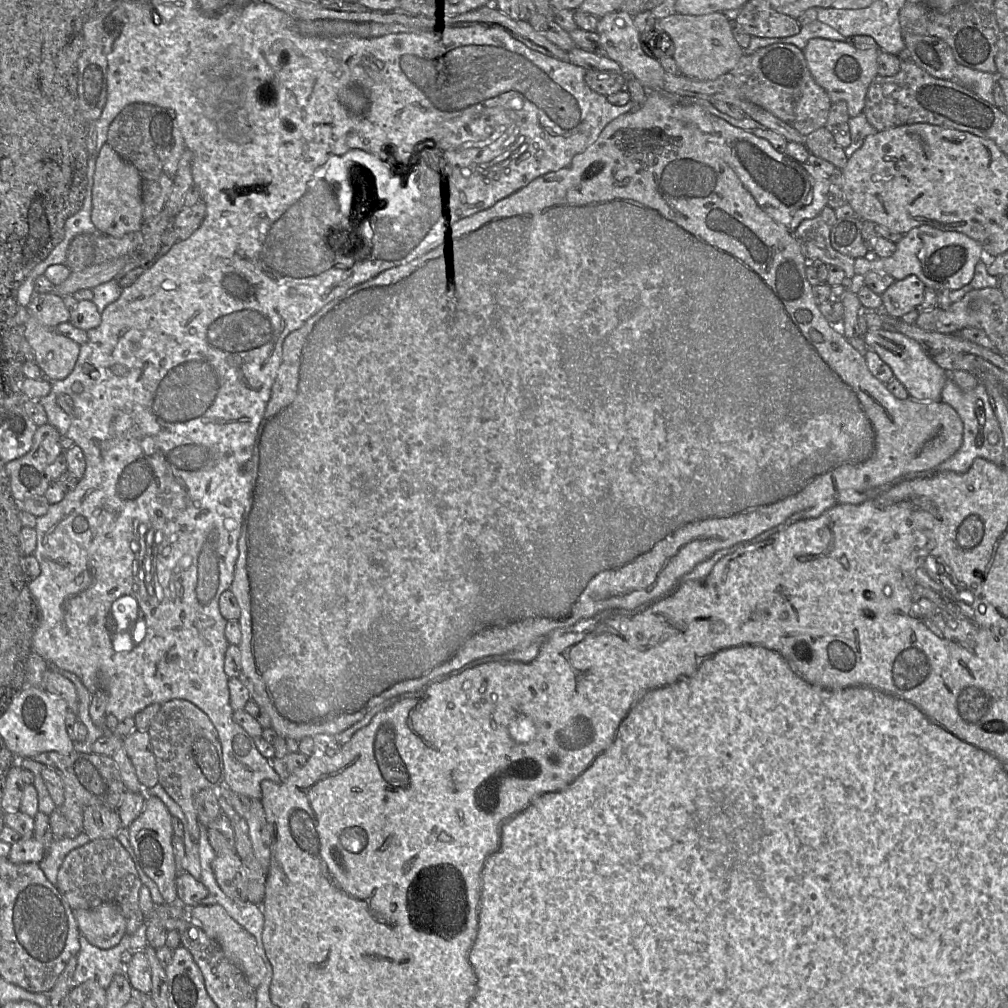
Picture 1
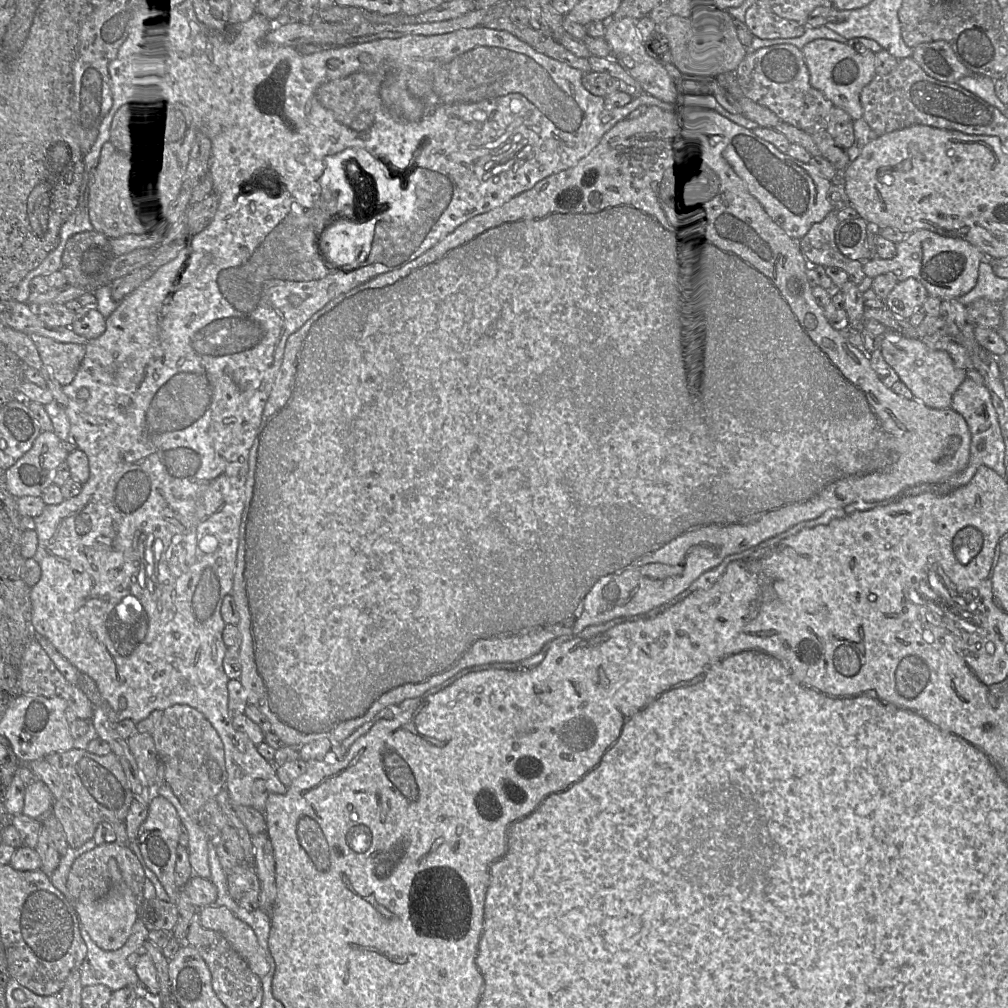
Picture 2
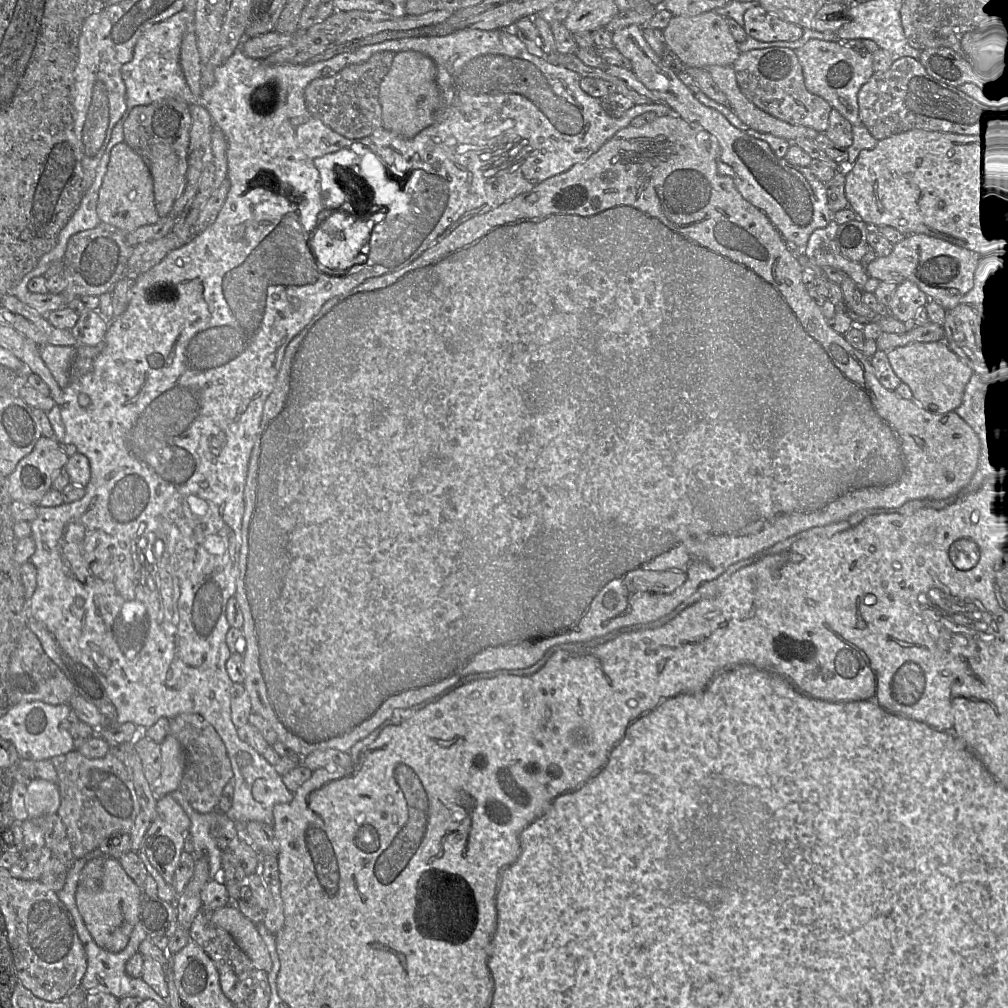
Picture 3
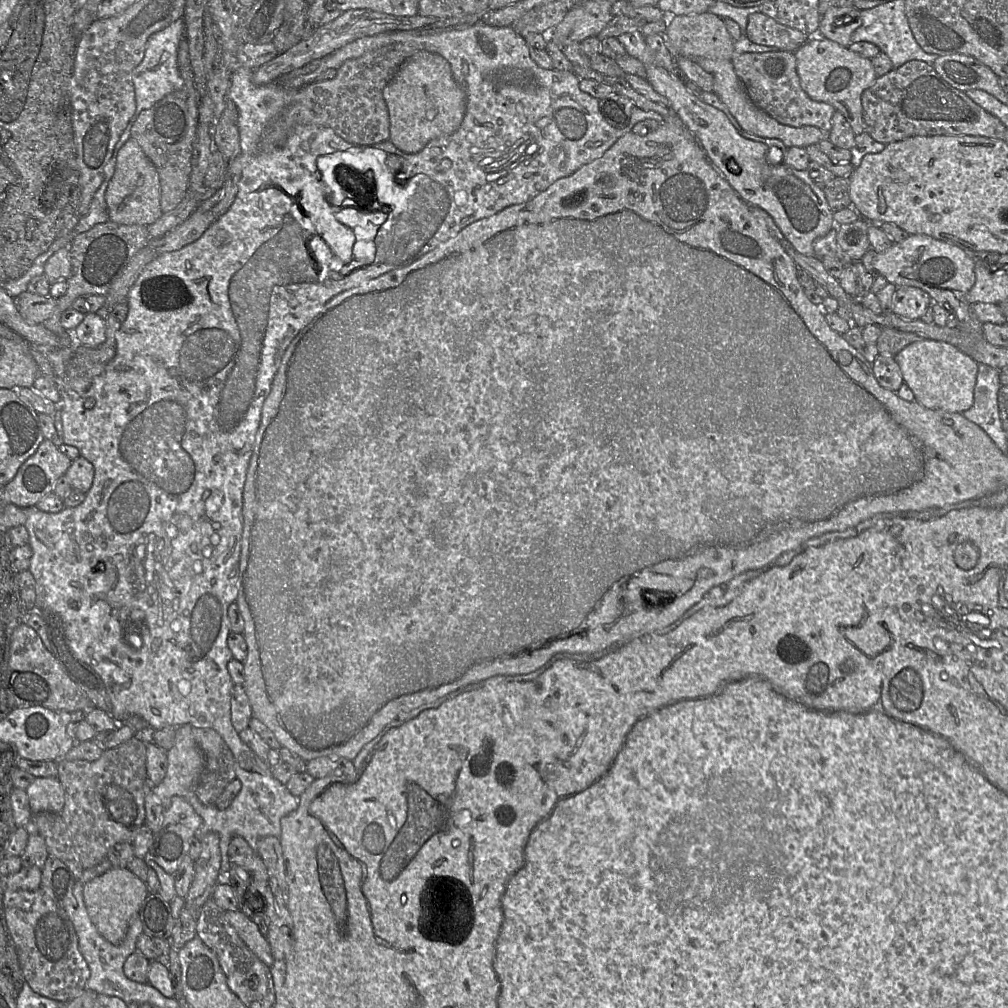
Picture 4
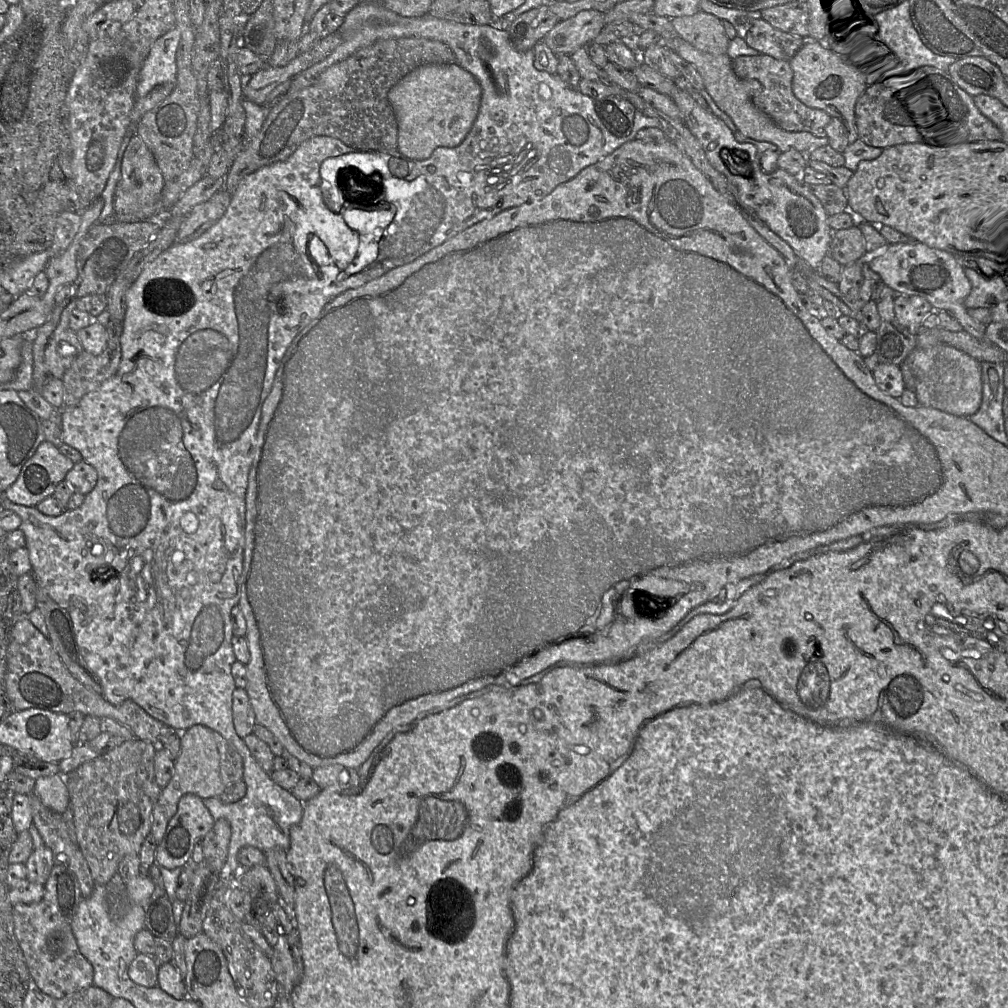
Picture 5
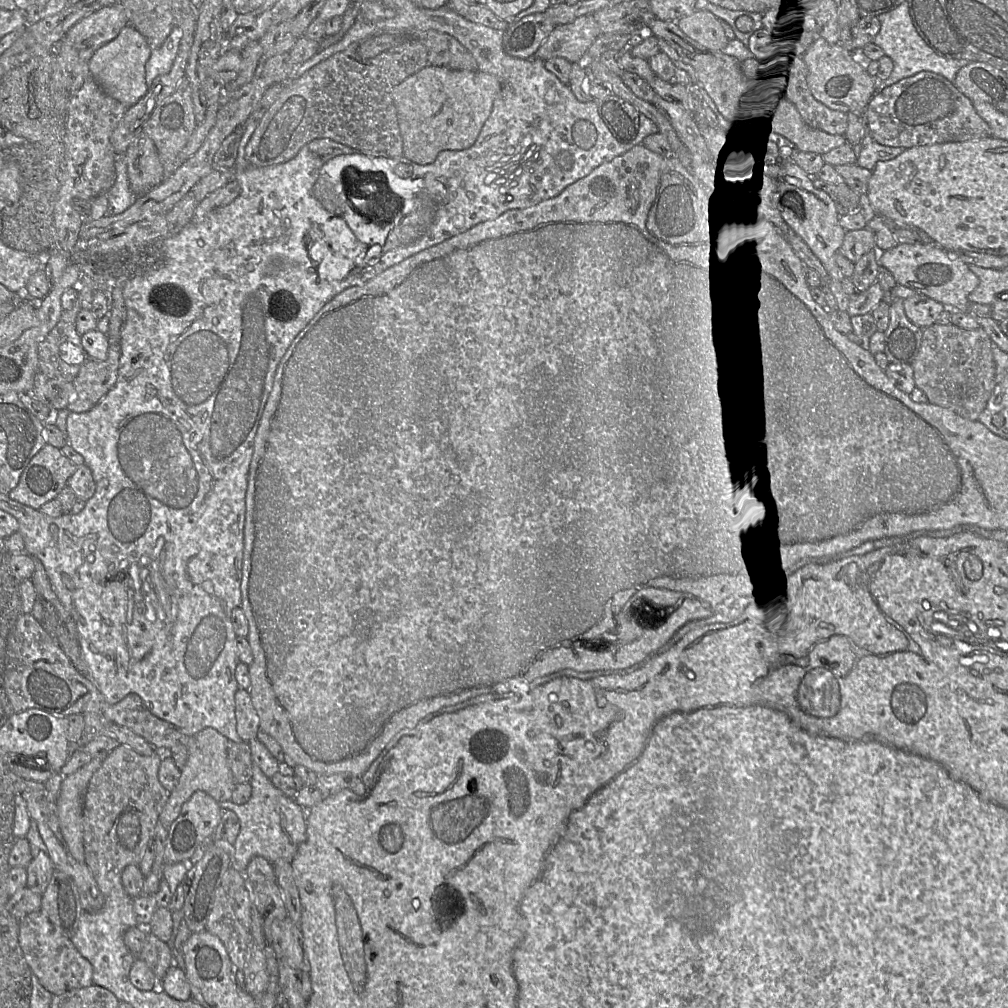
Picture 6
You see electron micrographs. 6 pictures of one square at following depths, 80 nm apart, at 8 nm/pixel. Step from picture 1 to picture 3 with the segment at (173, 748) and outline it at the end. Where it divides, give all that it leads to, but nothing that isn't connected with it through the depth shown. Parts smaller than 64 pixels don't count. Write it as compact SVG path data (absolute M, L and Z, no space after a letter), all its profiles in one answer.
M181 714L170 718L169 735L173 736L180 742L187 756L187 764L178 790L183 794L185 799L195 811L201 814L219 811L218 804L224 787L233 778L231 762L223 740L214 727L199 714Z

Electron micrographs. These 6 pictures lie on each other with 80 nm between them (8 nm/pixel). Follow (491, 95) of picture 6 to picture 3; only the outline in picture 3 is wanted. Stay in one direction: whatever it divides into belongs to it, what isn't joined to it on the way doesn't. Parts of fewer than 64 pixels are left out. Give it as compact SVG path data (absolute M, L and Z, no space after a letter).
M412 50L396 53L392 66L380 85L383 128L410 139L430 126L440 107L436 75L436 64L429 56Z

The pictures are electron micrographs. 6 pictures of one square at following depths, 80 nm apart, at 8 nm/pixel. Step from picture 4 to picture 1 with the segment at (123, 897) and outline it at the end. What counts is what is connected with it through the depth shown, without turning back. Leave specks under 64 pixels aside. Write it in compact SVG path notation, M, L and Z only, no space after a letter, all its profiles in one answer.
M105 902L90 909L73 910L79 932L100 949L115 947L126 935L126 919L120 906Z

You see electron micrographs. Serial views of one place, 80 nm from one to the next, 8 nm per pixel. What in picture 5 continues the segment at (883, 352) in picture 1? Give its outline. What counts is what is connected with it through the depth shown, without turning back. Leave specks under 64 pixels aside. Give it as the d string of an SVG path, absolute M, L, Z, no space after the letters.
M943 342L927 347L916 347L904 360L910 364L916 379L914 392L919 405L932 407L959 416L969 417L981 403L982 383L980 362Z

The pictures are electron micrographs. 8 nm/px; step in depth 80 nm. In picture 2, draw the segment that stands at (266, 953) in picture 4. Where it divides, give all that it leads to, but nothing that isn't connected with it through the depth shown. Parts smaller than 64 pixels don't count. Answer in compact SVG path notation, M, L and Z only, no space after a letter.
M205 906L198 913L201 925L223 935L254 974L262 978L269 972L270 965L260 953L258 938L248 924L225 906Z

